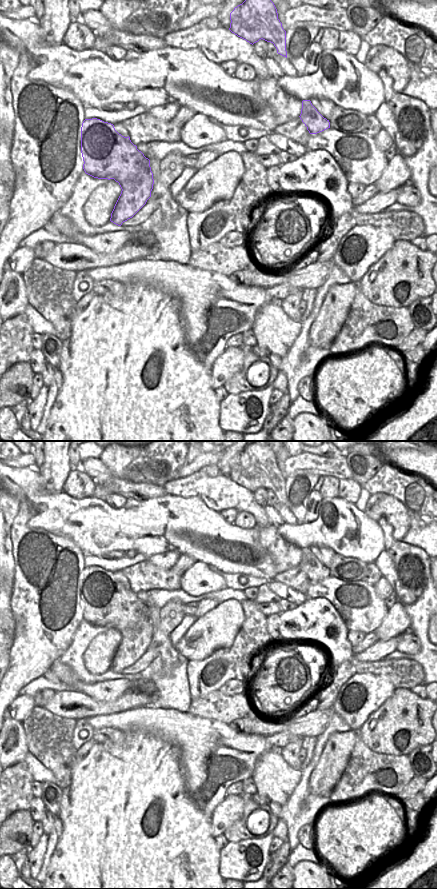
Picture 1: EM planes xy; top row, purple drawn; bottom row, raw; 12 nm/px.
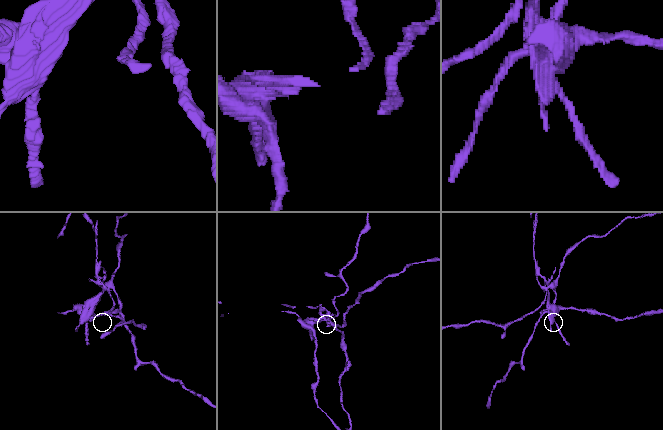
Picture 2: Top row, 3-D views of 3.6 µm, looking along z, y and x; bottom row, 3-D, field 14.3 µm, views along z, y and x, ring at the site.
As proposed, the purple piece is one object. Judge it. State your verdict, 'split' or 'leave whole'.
split

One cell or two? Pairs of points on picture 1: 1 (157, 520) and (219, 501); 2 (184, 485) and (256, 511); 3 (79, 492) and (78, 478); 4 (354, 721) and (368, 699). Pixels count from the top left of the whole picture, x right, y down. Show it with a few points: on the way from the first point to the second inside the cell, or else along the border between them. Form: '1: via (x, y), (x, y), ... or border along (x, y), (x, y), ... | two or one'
1: border along (184, 497), (199, 497), (207, 506), (220, 513) | two
2: via (202, 486), (217, 493), (238, 497) | one
3: via (79, 489), (78, 481) | one
4: via (355, 716), (364, 704) | one

